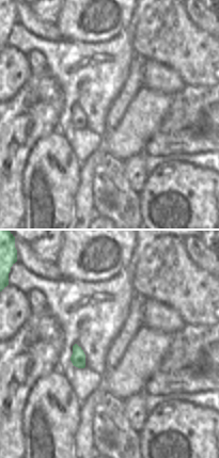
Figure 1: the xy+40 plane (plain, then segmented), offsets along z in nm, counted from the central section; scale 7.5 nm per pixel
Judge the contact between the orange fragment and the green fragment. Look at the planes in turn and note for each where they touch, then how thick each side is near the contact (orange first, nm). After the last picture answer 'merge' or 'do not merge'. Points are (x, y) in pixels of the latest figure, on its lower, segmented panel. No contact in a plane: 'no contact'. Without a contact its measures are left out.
no contact

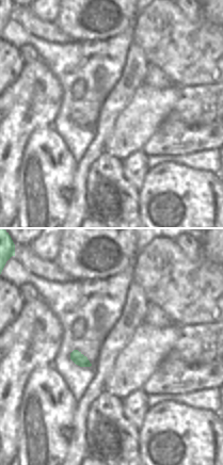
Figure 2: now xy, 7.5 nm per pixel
no contact

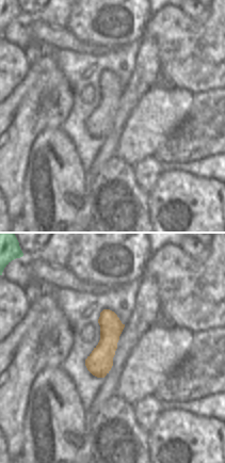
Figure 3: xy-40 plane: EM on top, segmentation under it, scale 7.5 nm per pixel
no contact

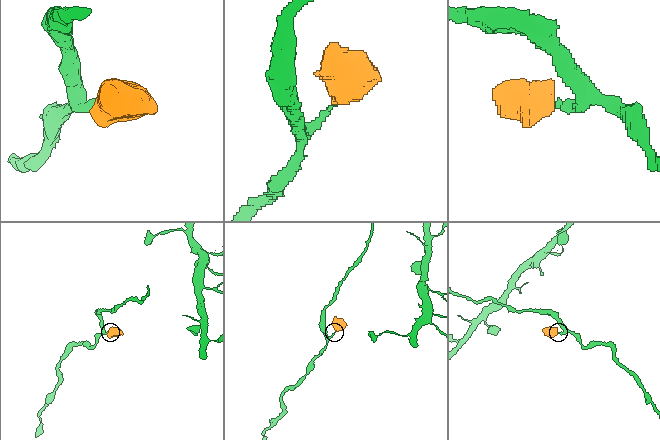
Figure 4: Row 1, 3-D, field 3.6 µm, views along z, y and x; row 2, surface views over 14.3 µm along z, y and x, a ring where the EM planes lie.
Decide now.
merge

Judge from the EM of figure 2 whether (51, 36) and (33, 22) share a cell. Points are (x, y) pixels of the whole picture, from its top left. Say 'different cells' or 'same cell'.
same cell

